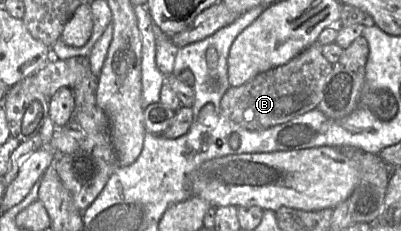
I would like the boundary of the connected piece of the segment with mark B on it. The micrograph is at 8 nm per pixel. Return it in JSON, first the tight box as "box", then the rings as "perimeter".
{"box":[221,41,331,131],"perimeter":[[[316,41],[288,63],[259,73],[238,87],[230,87],[221,99],[221,110],[229,120],[250,131],[263,131],[286,123],[315,109],[323,94],[331,64]]]}

